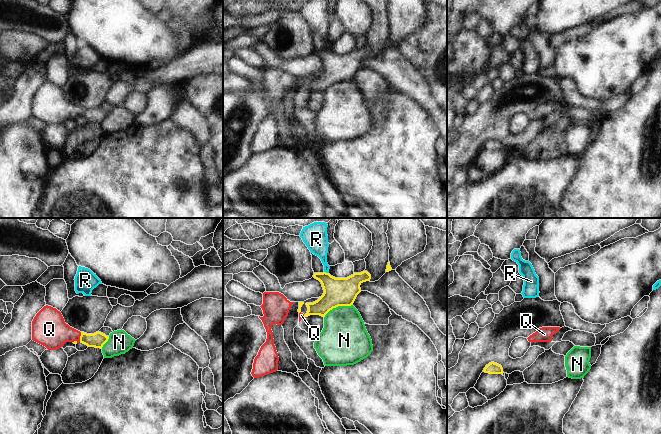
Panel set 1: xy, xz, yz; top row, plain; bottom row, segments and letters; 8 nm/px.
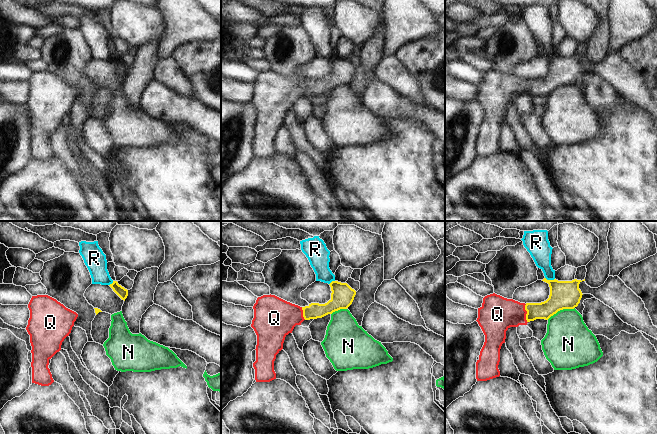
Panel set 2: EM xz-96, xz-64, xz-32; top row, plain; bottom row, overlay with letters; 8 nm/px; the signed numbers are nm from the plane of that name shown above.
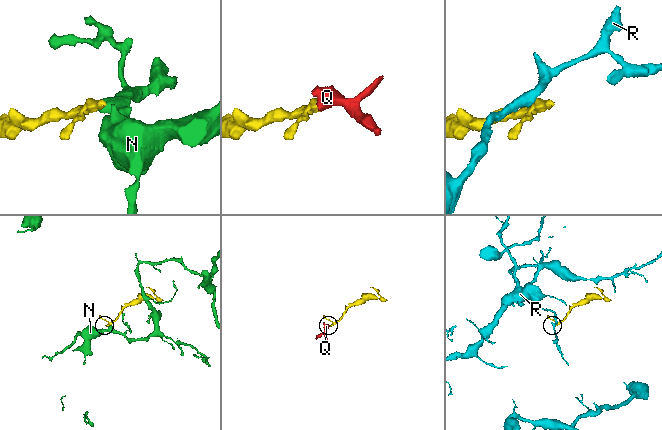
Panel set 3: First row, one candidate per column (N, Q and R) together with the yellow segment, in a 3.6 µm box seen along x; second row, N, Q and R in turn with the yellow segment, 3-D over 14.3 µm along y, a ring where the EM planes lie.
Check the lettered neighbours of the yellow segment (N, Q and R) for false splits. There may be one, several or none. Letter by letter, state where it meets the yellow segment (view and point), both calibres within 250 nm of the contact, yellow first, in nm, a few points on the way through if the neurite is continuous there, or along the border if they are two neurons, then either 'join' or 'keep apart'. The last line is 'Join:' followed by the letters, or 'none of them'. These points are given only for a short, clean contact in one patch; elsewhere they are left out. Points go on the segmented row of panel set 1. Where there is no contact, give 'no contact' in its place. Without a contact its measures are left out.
N: contact xz (337, 306); calibres 220 and 360 nm; border xz (352, 304), (333, 307), (324, 317); keep apart
Q: contact xy (80, 337); calibres 120 and 280 nm; way xy (98, 339), (80, 337), (56, 333), (50, 330); join
R: contact xz (325, 272); calibres 220 and 180 nm; border xz (324, 271), (328, 273); keep apart
Join: Q

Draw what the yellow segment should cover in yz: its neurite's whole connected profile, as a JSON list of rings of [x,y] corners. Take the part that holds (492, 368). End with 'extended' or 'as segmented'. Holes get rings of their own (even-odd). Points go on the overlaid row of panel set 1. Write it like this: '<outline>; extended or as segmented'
[[[491,362],[484,368],[483,372],[489,374],[503,374],[503,368],[501,365]]]; as segmented

